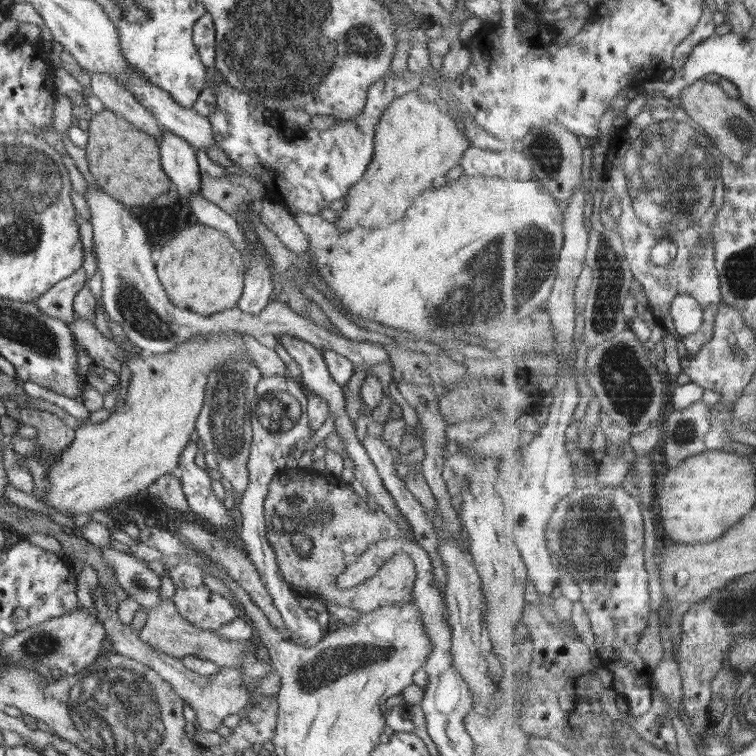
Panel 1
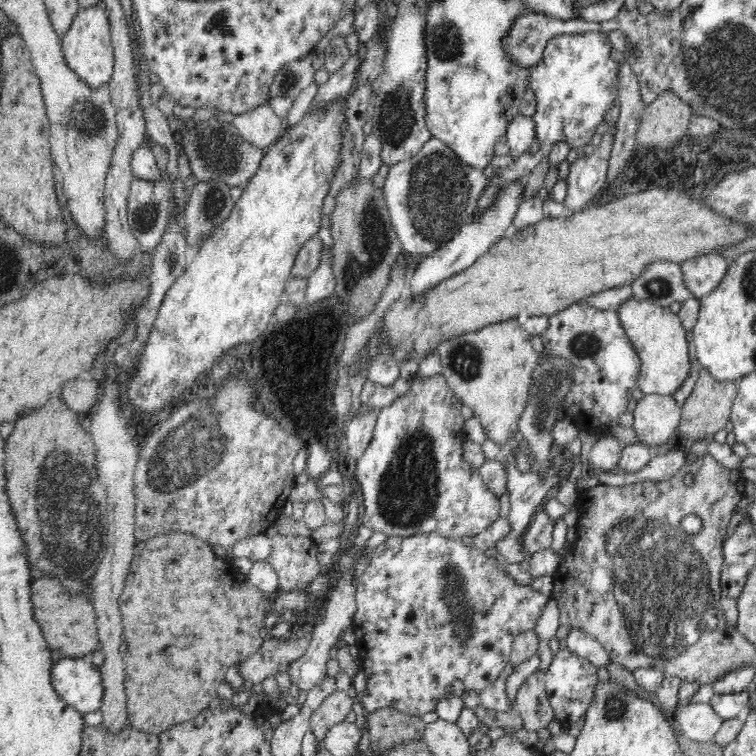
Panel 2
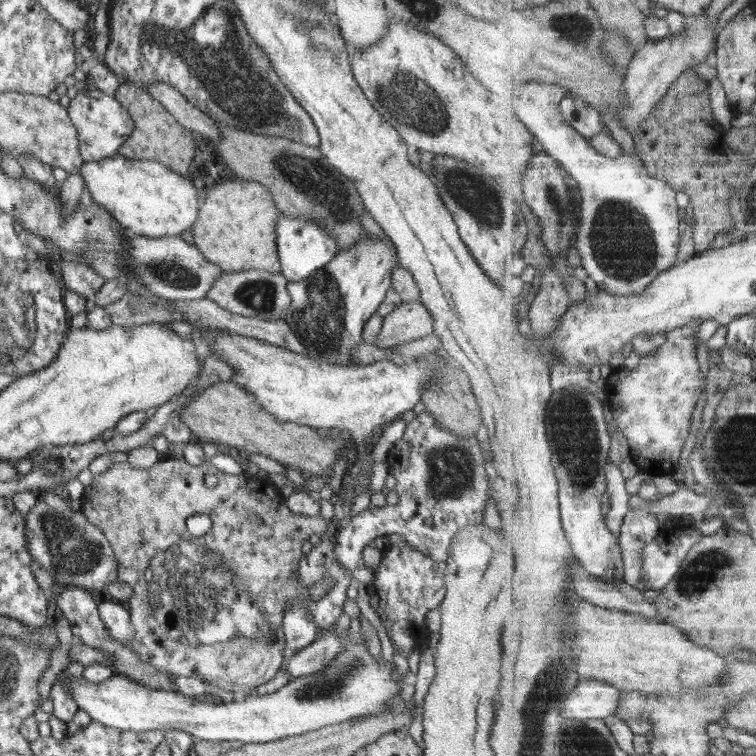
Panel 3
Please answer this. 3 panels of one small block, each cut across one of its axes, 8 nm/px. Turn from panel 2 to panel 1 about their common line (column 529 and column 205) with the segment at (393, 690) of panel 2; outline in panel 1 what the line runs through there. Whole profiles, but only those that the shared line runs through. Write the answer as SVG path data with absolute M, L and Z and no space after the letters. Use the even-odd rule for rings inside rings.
M205 584L198 587L180 585L175 590L176 594L171 598L174 607L182 618L185 618L190 624L198 626L198 628L216 631L218 628L222 628L226 622L244 617L242 611L236 611L233 602L224 598L224 596L220 596L217 592L211 591Z

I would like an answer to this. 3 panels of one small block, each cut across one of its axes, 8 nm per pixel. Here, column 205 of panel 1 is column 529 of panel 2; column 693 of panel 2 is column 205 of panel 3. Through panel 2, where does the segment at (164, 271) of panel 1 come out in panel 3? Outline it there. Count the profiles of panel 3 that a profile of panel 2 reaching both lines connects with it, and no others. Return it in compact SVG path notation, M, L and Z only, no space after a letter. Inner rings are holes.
M226 182L212 188L200 206L192 232L195 247L222 271L260 270L280 274L276 228L280 212L266 186L258 182Z

